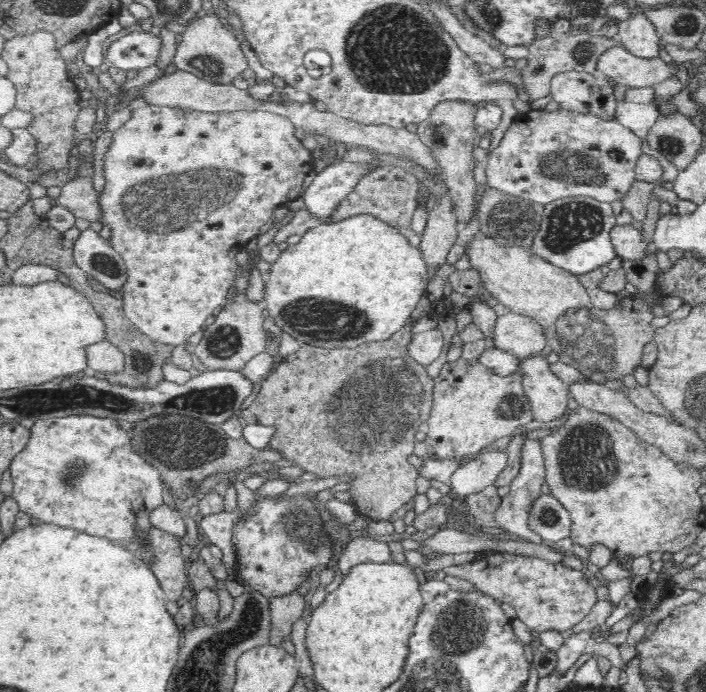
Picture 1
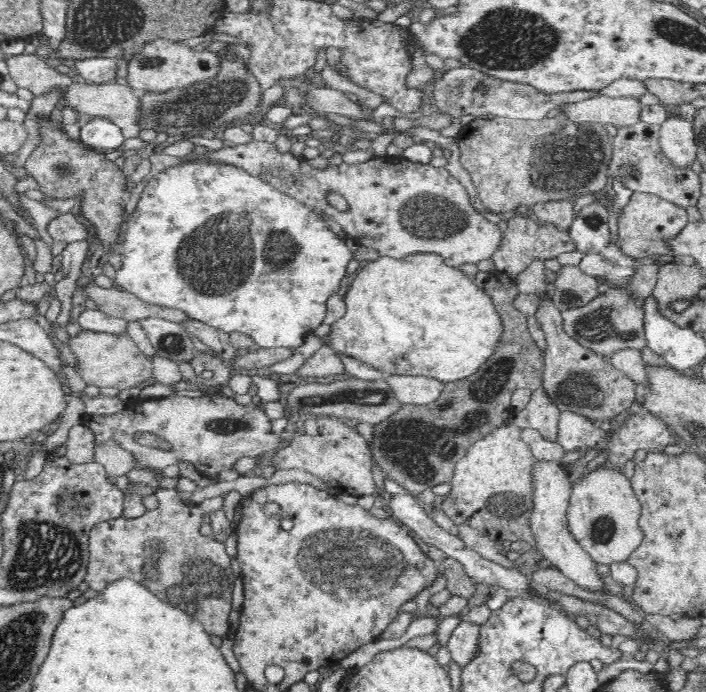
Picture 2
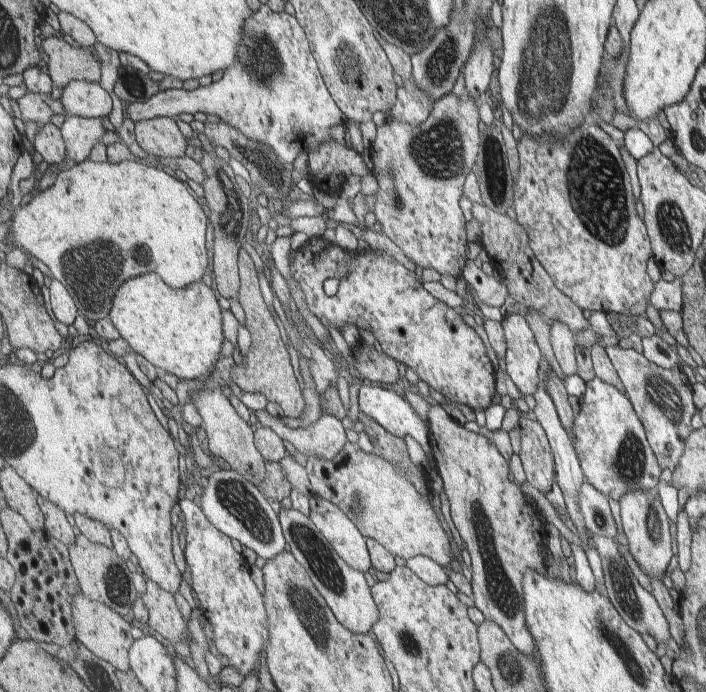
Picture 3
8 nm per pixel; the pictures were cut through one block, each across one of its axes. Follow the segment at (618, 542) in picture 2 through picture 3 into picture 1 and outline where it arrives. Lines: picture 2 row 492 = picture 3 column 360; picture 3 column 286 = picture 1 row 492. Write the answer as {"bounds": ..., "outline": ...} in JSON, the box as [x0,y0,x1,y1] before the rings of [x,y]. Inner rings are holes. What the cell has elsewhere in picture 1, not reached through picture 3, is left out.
{"bounds":[494,439,544,544],"outline":[[[526,439],[521,450],[522,467],[510,483],[509,493],[502,498],[500,506],[494,509],[494,520],[501,526],[505,535],[516,534],[527,541],[540,544],[542,537],[529,529],[524,520],[524,510],[528,500],[542,490],[544,484],[542,455],[539,439]]]}

